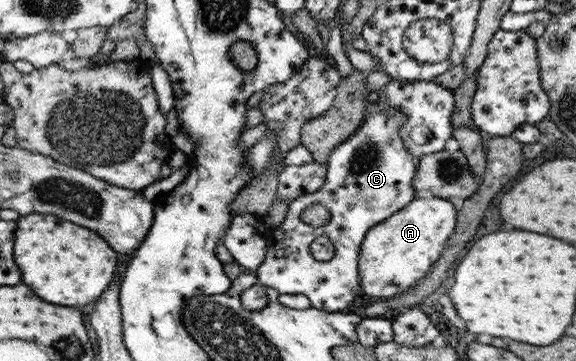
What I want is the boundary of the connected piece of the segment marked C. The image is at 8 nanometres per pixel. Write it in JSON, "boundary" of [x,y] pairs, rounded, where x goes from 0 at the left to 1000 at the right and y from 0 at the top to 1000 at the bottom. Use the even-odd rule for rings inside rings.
{"boundary":[[[641,252],[635,330],[615,374],[578,410],[566,452],[563,518],[505,557],[493,612],[476,629],[469,712],[462,712],[458,731],[441,753],[448,773],[455,767],[455,789],[465,789],[469,806],[479,801],[484,817],[530,817],[542,837],[542,853],[569,867],[602,861],[630,812],[622,729],[639,634],[670,612],[722,548],[715,510],[724,474],[722,446],[694,380],[701,332],[705,319],[684,296],[663,313],[655,255]],[[549,562],[569,579],[573,609],[554,629],[523,618],[523,587]],[[552,654],[569,654],[580,676],[582,712],[573,723],[550,723],[542,709],[538,679]]]}

